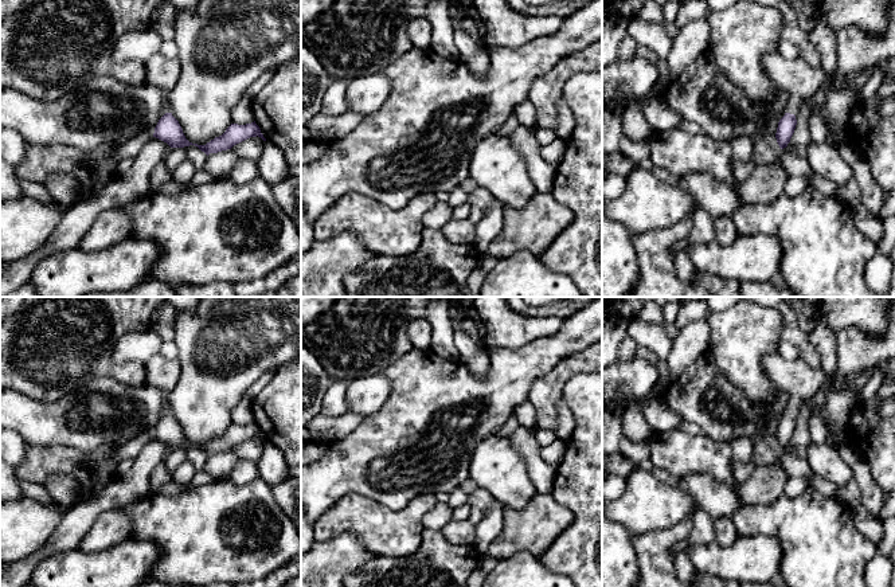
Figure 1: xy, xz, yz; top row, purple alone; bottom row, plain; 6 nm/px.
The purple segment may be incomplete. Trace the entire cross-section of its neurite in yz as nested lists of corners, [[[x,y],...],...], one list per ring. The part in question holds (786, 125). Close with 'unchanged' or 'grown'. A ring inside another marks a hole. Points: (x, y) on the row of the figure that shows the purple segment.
[[[778,52],[763,55],[761,64],[771,82],[787,91],[790,99],[775,133],[781,149],[790,142],[797,125],[794,114],[801,102],[813,98],[818,90],[825,93],[830,87],[861,90],[868,83],[875,69],[883,73],[883,82],[895,81],[895,56],[883,59],[867,70],[849,77],[840,77],[836,70],[832,74],[826,74],[821,66],[812,67],[801,58],[787,59]]]; grown

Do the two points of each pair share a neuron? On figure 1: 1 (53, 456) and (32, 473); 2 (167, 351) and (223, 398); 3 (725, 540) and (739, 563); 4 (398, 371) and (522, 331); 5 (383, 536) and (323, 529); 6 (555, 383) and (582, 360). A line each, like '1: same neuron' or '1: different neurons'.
1: same neuron
2: different neurons
3: different neurons
4: different neurons
5: same neuron
6: same neuron

